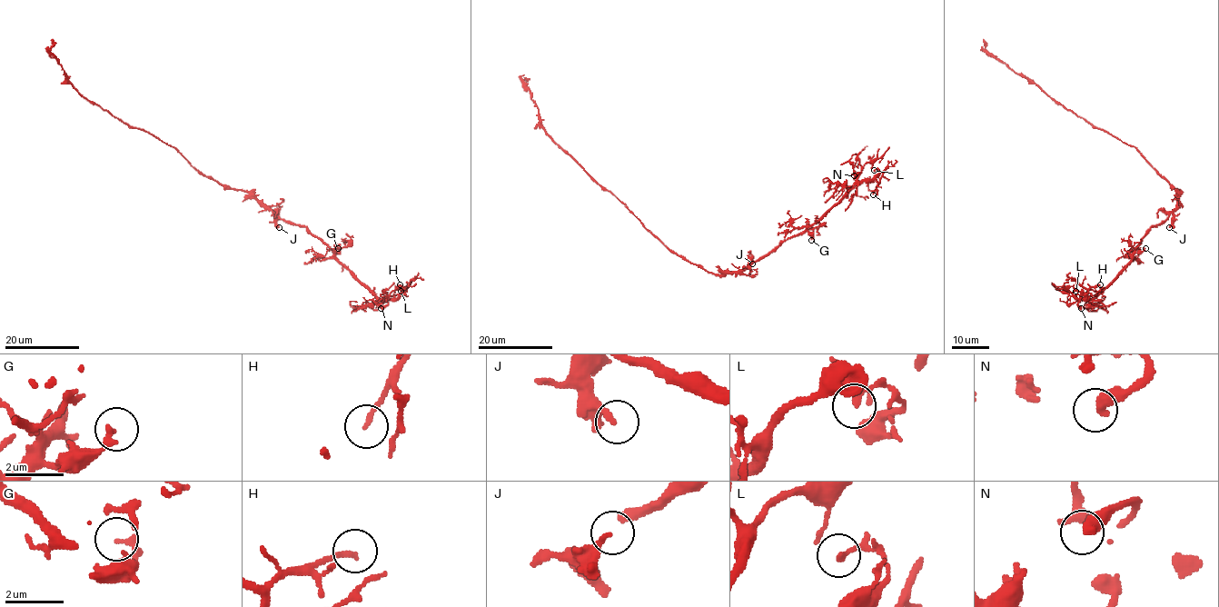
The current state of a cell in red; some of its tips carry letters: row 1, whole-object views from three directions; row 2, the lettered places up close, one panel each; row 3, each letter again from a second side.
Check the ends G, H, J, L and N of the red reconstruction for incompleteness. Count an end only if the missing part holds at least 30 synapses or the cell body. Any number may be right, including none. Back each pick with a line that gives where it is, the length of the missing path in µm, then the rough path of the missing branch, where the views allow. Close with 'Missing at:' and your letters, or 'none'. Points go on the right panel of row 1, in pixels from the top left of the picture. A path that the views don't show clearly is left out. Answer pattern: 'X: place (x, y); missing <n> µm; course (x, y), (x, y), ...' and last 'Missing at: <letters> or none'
N: place (1081, 308); missing 35 µm; course (1081, 308), (1079, 310), (1079, 304), (1081, 310), (1090, 309), (1100, 314), (1105, 310), (1079, 299), (1081, 303)
Missing at: N

